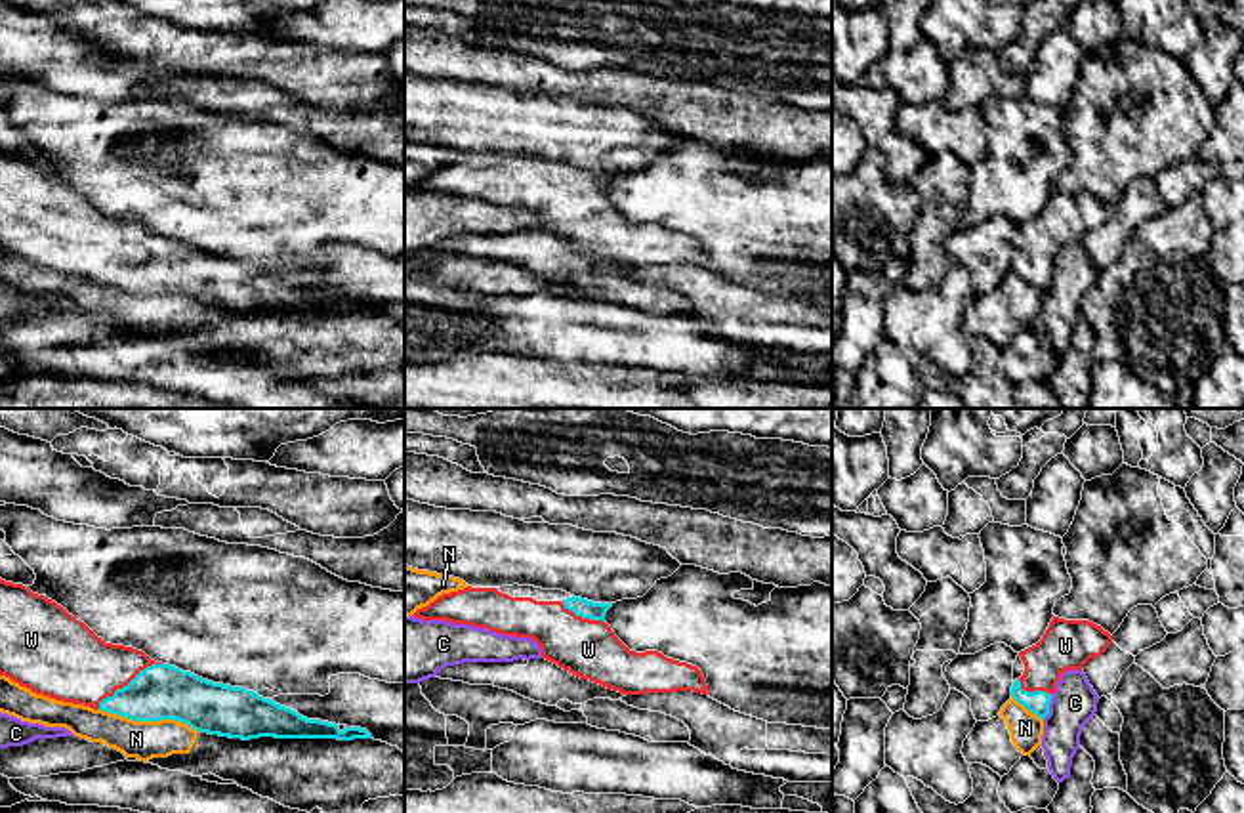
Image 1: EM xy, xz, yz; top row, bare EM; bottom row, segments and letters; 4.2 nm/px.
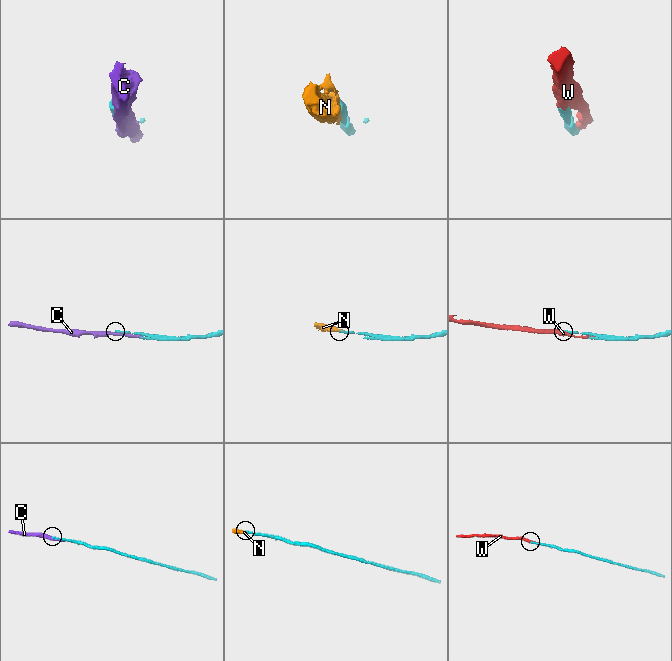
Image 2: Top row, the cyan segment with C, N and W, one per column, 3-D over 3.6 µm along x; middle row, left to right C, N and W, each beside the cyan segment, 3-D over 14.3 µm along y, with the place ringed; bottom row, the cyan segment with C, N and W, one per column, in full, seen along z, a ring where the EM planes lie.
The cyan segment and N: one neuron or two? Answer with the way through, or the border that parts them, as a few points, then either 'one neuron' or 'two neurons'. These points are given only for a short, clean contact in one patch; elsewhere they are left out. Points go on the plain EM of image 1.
border along xy (100, 281), (134, 292), (180, 292), (201, 304); two neurons

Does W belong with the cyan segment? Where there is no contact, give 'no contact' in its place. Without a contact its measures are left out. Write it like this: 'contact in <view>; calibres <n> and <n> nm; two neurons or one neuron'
contact in xy; calibres 240 and 320 nm; one neuron

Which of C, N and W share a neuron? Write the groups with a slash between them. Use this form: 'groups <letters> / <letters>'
groups C / N / W

